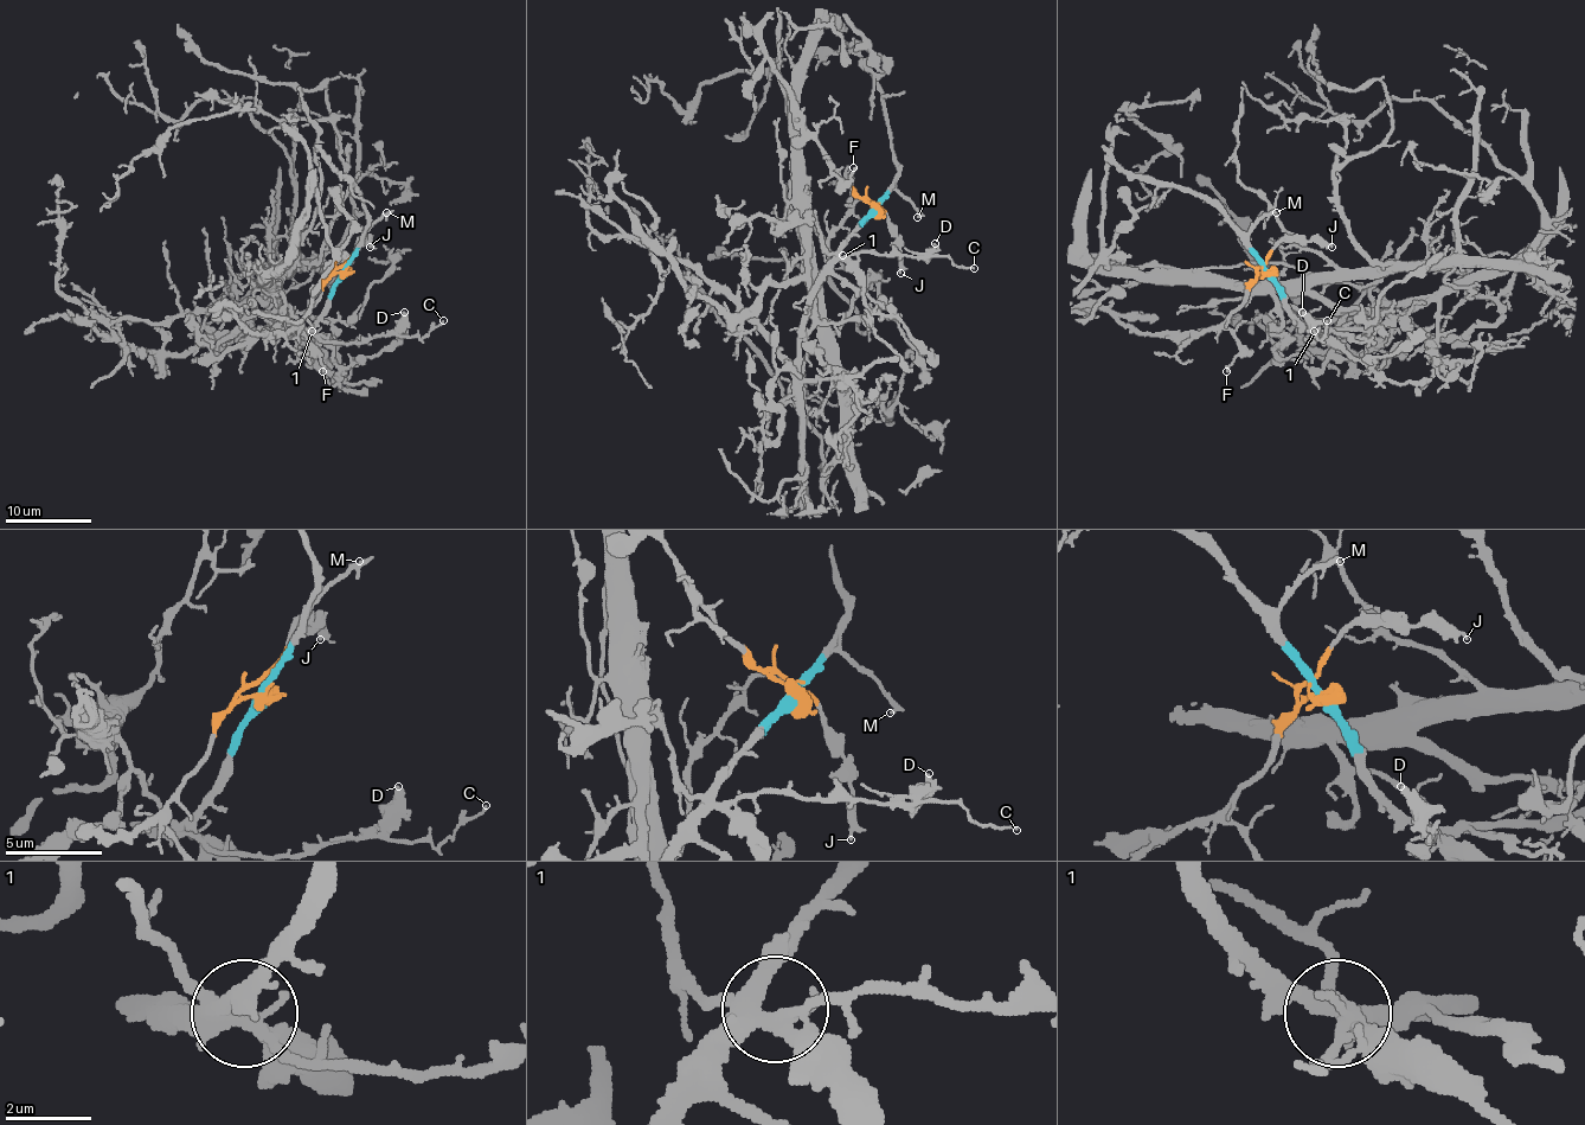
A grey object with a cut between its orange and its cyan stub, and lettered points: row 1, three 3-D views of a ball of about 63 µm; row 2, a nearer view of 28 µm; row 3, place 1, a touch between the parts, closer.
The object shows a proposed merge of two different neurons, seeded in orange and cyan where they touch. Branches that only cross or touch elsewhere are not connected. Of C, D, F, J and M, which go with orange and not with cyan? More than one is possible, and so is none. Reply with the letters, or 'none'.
F, J

